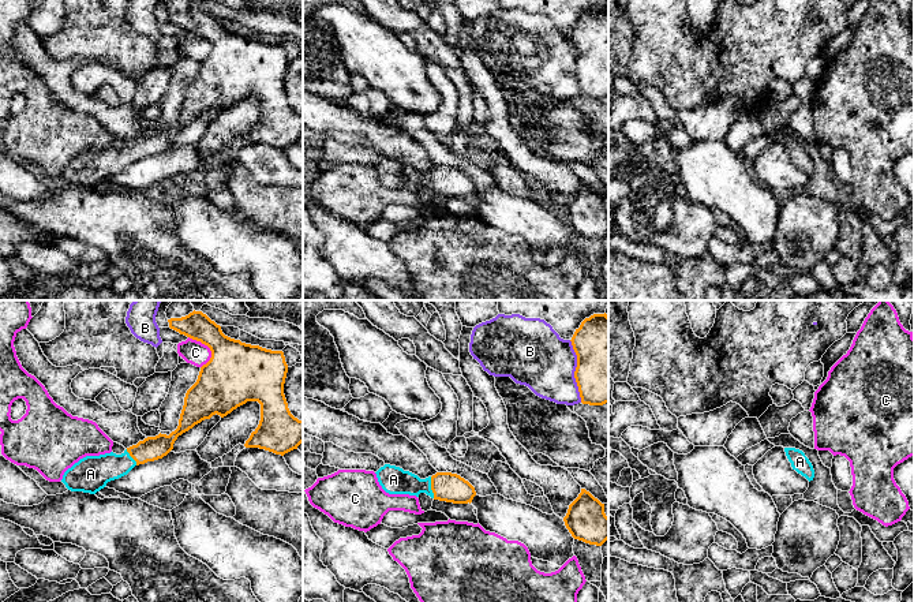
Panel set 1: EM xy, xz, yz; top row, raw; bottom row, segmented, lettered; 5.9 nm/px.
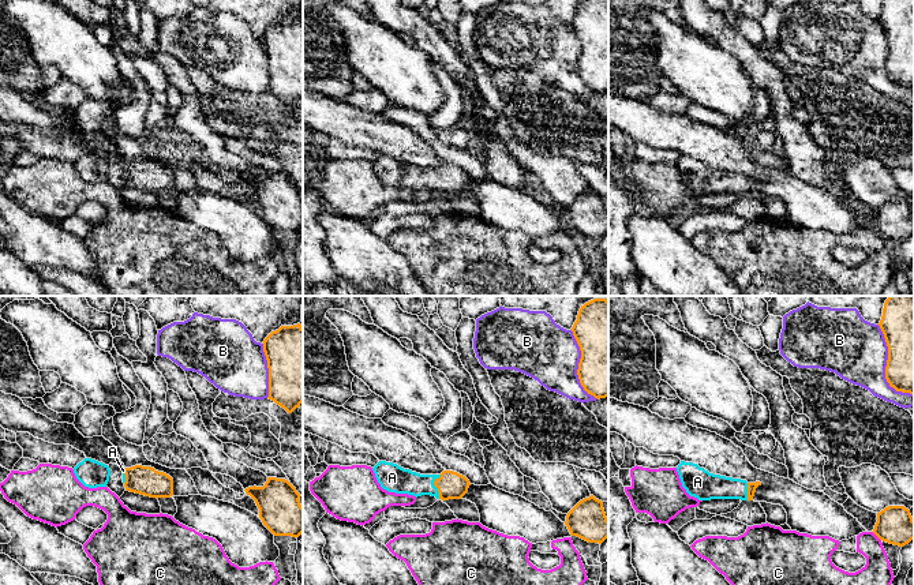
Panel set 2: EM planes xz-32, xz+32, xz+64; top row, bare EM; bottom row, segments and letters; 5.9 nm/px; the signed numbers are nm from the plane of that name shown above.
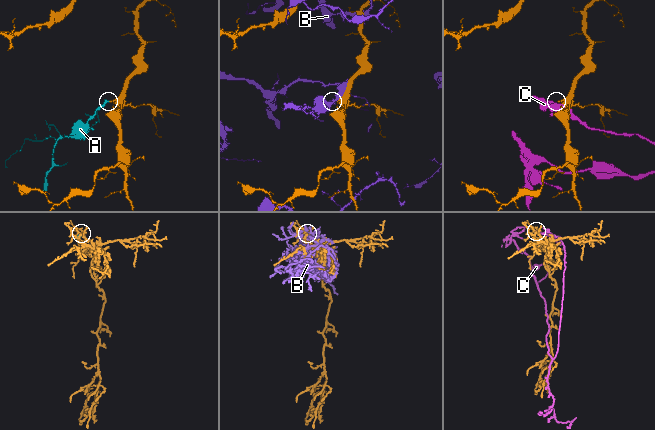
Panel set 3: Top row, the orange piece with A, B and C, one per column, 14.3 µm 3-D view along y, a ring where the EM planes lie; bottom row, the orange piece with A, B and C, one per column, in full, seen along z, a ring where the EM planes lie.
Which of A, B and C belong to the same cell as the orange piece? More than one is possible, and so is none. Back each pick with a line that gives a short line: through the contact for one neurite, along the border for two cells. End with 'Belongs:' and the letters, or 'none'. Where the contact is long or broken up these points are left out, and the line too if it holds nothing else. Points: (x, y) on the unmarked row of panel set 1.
A: xz (446, 180), (431, 182), (414, 180), (393, 174)
Belongs: A

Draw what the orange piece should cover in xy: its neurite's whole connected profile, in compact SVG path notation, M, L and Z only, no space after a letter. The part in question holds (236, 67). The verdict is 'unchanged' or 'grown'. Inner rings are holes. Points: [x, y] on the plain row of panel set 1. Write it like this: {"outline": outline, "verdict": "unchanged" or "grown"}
{"outline": "M194 4L168 16L171 23L211 45L210 55L201 61L196 76L186 87L177 123L169 130L147 131L121 149L110 146L80 153L63 169L61 176L68 184L95 188L135 160L166 150L177 131L195 119L216 108L224 112L247 96L261 98L261 115L246 142L284 150L303 137L303 115L291 108L284 89L288 59L282 45L231 33L202 5Z", "verdict": "grown"}

